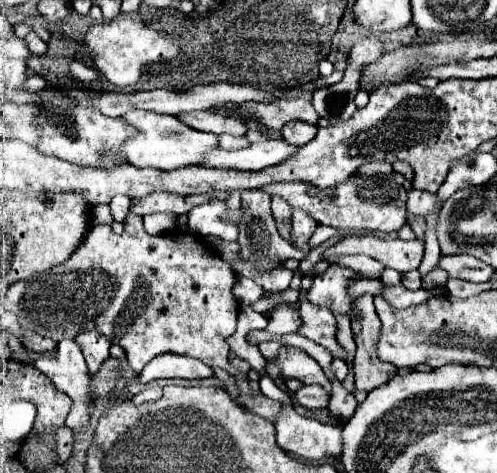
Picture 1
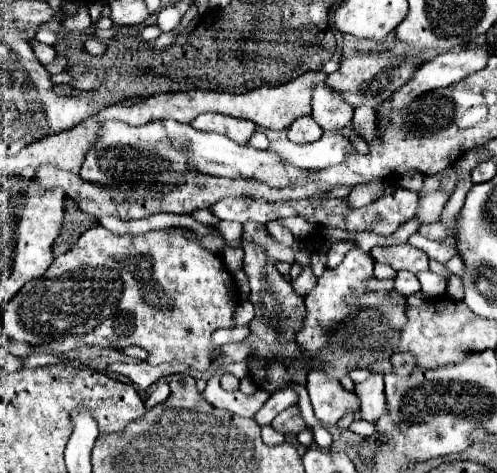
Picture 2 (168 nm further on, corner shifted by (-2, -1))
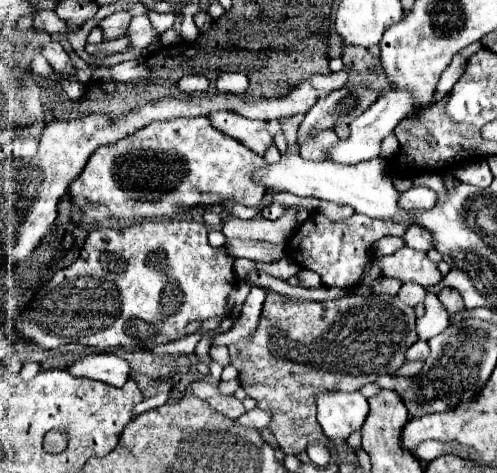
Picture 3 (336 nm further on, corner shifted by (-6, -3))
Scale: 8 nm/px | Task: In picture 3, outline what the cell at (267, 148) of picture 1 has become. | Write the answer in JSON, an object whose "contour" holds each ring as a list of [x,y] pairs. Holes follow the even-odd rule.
{"contour":[[[388,92],[386,98],[376,100],[362,116],[358,116],[356,120],[352,120],[350,124],[350,138],[340,140],[338,146],[334,146],[330,150],[330,160],[338,162],[338,164],[358,164],[358,162],[366,162],[372,158],[378,158],[382,154],[380,142],[394,132],[394,128],[400,124],[402,118],[406,118],[410,114],[412,108],[412,98],[408,96],[408,92]]]}

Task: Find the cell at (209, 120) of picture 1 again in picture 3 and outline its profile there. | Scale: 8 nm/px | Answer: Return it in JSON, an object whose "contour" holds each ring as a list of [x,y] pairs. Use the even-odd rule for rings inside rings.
{"contour":[[[212,112],[208,118],[212,124],[216,124],[216,128],[228,132],[232,138],[240,140],[260,156],[272,146],[272,136],[268,134],[266,122],[262,120],[250,120],[236,112]]]}

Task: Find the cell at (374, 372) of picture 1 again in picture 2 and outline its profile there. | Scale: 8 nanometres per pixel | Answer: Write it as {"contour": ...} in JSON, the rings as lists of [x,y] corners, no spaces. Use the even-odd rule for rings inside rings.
{"contour":[[[372,372],[364,382],[356,384],[354,394],[360,398],[362,420],[374,422],[384,414],[384,374]]]}

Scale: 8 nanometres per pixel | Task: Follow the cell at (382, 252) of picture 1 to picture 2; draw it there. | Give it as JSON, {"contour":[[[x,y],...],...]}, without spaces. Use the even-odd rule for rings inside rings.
{"contour":[[[400,244],[390,248],[372,248],[370,254],[376,262],[390,264],[396,272],[408,270],[416,274],[422,270],[428,270],[428,256],[410,244]]]}

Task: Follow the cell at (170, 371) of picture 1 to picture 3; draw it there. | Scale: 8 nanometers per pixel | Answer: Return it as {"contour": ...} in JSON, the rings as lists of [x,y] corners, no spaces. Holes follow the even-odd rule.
{"contour":[[[88,354],[76,362],[72,362],[68,368],[74,376],[84,376],[90,380],[100,380],[112,386],[122,386],[130,378],[130,366],[124,358],[116,354]]]}

